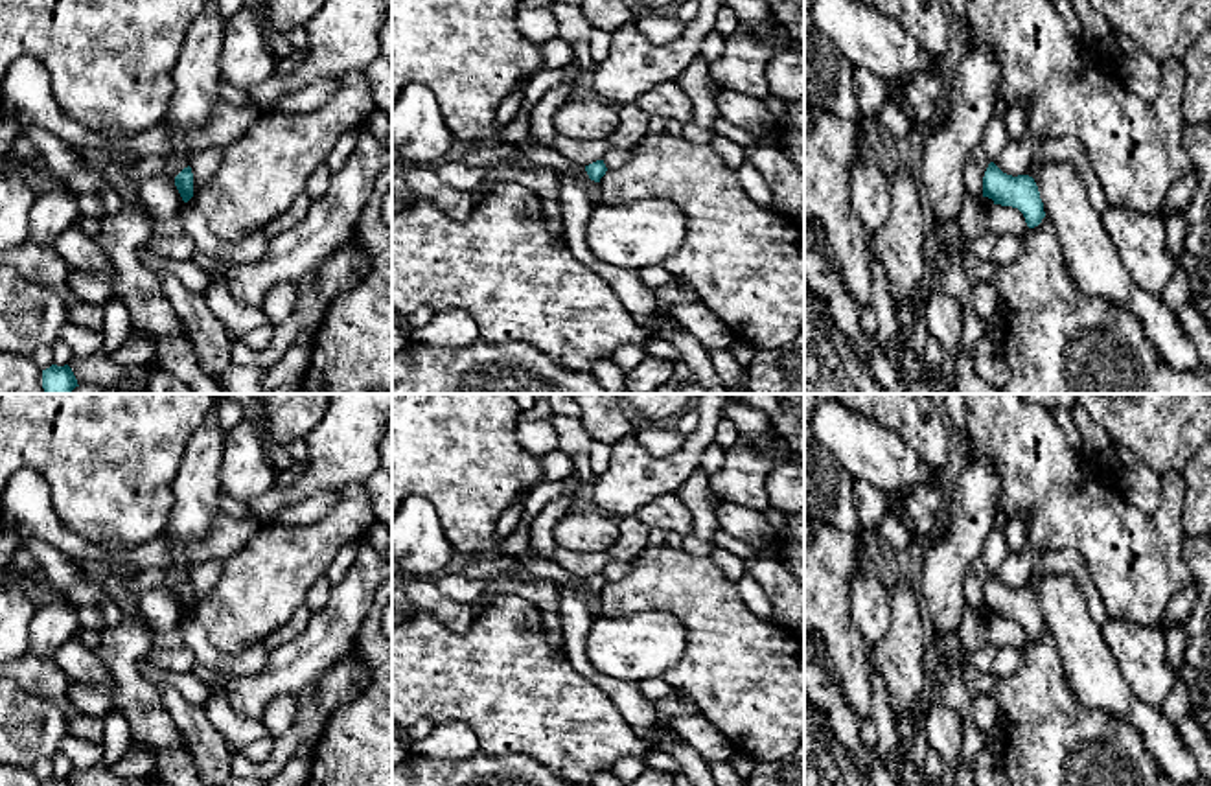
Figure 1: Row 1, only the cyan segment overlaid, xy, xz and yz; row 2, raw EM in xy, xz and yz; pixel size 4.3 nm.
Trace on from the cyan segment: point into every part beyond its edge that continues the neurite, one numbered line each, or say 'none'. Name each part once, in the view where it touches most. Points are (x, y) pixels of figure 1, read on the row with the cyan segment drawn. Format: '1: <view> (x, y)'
none

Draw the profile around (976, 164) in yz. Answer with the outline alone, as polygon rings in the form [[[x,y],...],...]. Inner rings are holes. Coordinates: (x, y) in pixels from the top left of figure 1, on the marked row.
[[[975,147],[963,166],[964,191],[983,195],[983,177],[992,160],[986,156],[985,147]]]

